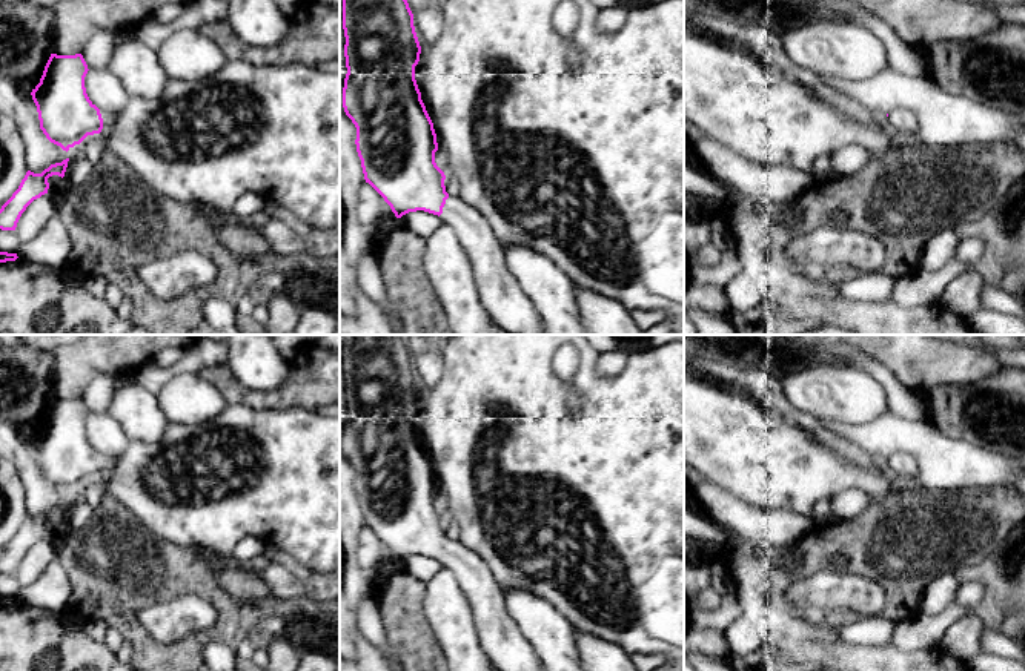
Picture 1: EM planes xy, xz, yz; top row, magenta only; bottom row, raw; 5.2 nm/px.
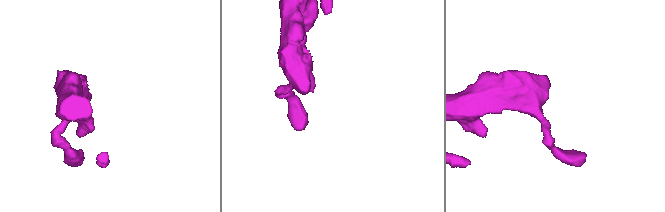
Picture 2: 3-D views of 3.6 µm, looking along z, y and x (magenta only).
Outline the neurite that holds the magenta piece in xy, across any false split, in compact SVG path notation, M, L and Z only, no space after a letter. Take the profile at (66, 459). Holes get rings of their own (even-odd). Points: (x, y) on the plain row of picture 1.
M51 398L40 427L31 436L40 473L51 487L66 496L88 479L112 471L118 459L100 454L89 444L85 431L88 415L81 398Z

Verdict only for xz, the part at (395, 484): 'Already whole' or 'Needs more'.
Needs more

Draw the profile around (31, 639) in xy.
M17 602L0 607L0 671L134 671L132 663L121 663L117 653L89 637L83 623L77 628L68 620L68 611L51 611Z

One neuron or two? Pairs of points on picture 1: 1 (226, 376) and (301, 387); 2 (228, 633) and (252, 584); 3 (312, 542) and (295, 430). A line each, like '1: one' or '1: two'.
1: one
2: two
3: one

